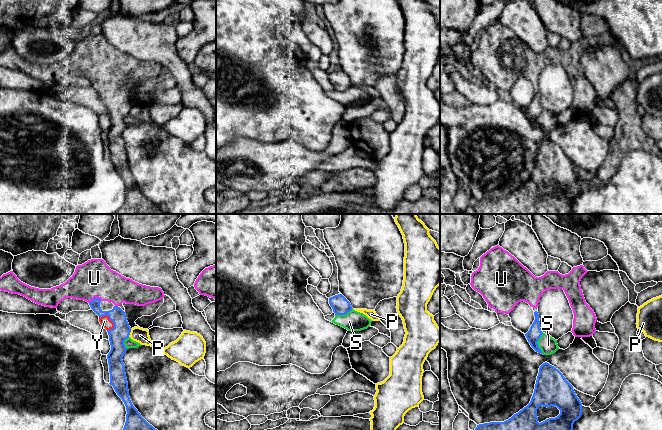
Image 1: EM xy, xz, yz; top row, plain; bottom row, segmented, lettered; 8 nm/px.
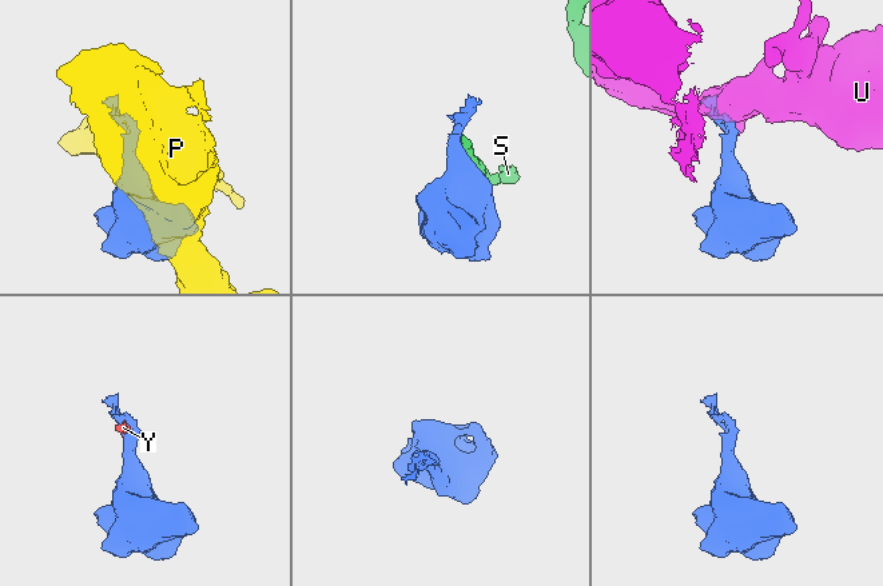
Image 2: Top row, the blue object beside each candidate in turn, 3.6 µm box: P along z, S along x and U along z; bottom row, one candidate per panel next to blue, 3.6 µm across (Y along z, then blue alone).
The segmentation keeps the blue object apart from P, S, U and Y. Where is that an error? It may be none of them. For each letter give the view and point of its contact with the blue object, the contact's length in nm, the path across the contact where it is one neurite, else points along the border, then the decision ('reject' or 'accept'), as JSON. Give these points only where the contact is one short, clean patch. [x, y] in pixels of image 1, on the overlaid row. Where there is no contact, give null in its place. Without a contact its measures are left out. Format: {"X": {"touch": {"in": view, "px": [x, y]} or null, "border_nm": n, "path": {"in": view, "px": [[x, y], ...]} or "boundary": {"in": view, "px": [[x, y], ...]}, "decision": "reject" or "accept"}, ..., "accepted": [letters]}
{"P": {"touch": {"in": "xy", "px": [129, 333]}, "border_nm": 70, "boundary": {"in": "xy", "px": [[131, 329], [128, 336]]}, "decision": "reject"}, "S": {"touch": {"in": "yz", "px": [537, 344]}, "border_nm": 180, "boundary": {"in": "yz", "px": [[542, 333], [537, 346], [544, 354]]}, "decision": "reject"}, "U": {"touch": {"in": "xy", "px": [94, 298]}, "border_nm": 110, "decision": "accept"}, "Y": {"touch": {"in": "xy", "px": [109, 317]}, "border_nm": 160, "path": {"in": "xy", "px": [[121, 331], [109, 317], [104, 321]]}, "decision": "accept"}, "accepted": ["U", "Y"]}

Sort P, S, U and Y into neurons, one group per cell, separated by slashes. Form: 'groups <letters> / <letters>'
groups P / S / U Y

